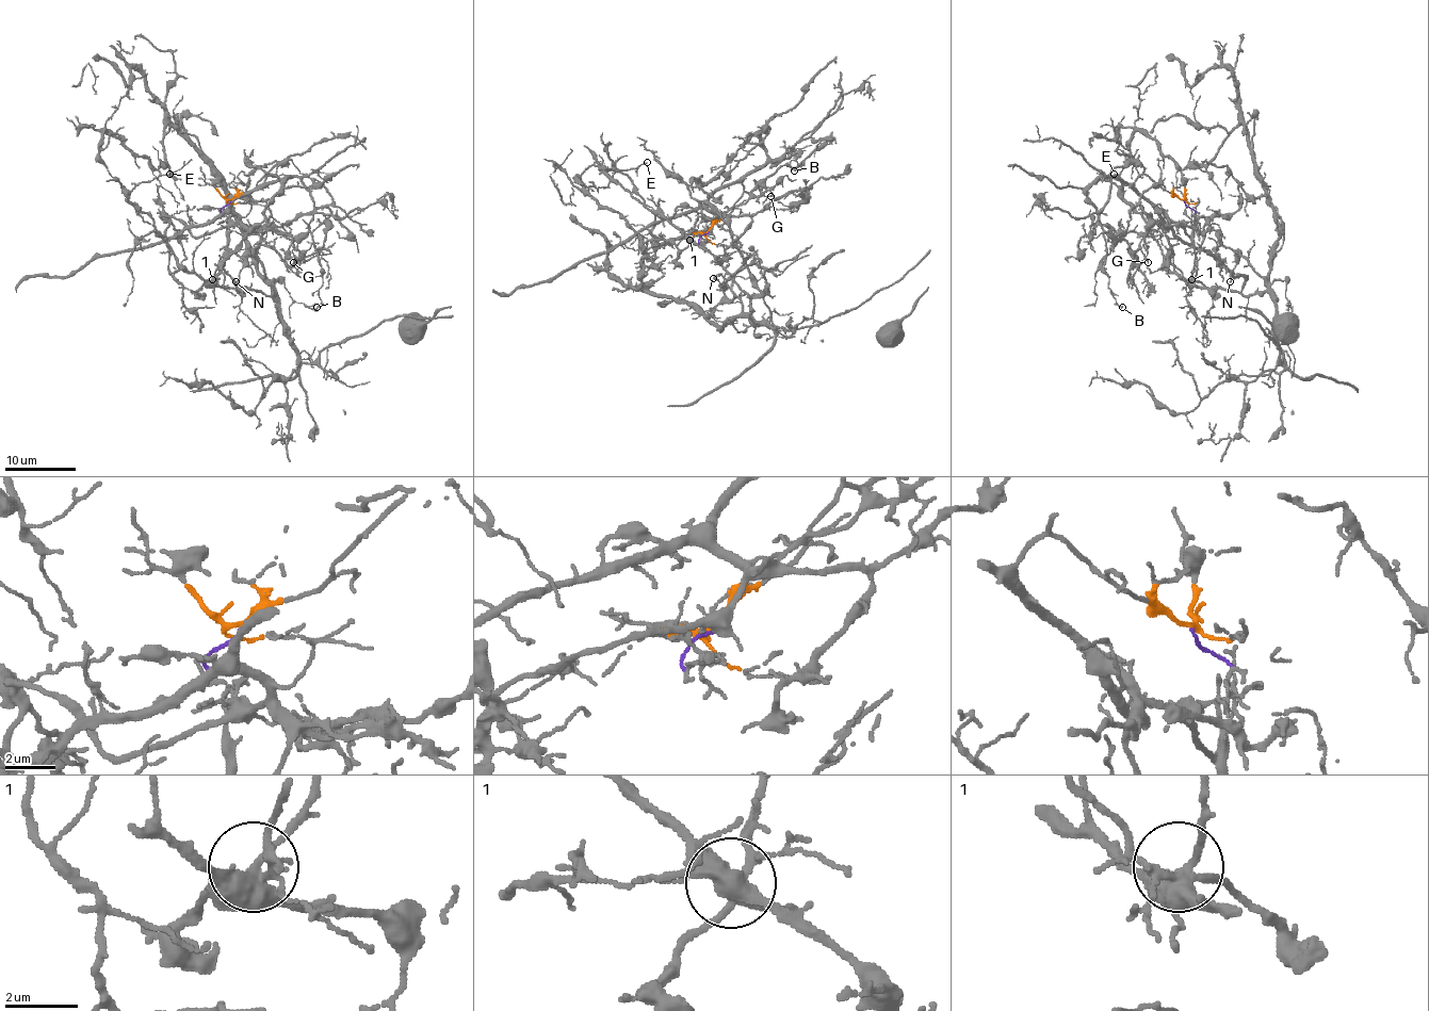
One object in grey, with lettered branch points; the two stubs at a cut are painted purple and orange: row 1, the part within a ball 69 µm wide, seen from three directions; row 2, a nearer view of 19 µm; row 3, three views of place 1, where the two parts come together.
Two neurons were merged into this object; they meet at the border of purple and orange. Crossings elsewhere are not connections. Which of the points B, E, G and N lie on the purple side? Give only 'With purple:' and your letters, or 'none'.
With purple: E, N

